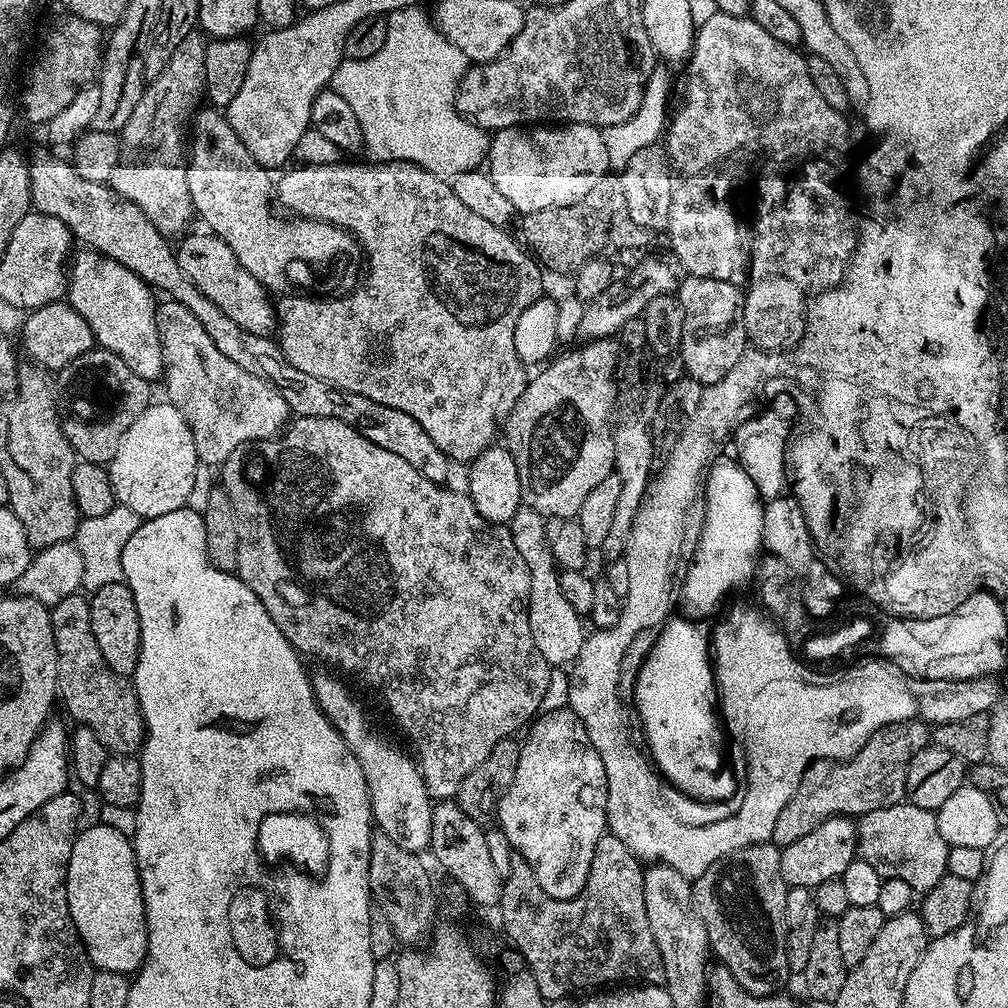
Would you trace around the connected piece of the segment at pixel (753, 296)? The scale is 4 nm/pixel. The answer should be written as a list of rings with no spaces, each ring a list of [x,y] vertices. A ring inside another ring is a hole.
[[[785,276],[757,277],[749,286],[744,295],[741,325],[750,342],[771,351],[799,343],[807,320],[808,302],[804,290]]]

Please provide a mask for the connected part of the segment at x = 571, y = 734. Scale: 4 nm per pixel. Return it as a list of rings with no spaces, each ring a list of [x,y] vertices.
[[[556,706],[550,711],[553,712],[545,711],[527,729],[528,737],[520,744],[518,766],[507,781],[508,789],[500,800],[500,809],[497,810],[496,816],[500,819],[498,827],[506,834],[513,853],[527,862],[541,890],[555,900],[569,900],[584,888],[586,878],[590,874],[594,850],[600,837],[605,835],[608,822],[608,787],[602,758],[598,758],[598,750],[594,750],[580,719],[567,706]]]

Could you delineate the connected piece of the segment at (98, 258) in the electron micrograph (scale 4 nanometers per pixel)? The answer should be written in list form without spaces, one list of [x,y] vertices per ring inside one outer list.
[[[95,250],[80,251],[84,252],[77,251],[70,264],[70,283],[66,288],[67,303],[92,327],[95,343],[99,347],[118,354],[118,358],[122,358],[122,362],[126,362],[126,366],[130,366],[130,370],[134,370],[134,374],[138,374],[144,380],[155,382],[159,376],[161,379],[165,375],[166,365],[158,323],[158,304],[157,301],[152,301],[153,289],[140,277],[135,276],[129,268],[111,260],[109,256],[102,256]]]

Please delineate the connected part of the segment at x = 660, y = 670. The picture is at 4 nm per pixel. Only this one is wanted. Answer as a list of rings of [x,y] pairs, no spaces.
[[[675,618],[669,619],[658,633],[660,637],[657,638],[652,653],[645,658],[634,686],[634,698],[638,706],[636,712],[649,755],[665,779],[678,786],[685,795],[693,799],[698,795],[727,795],[731,781],[728,781],[724,767],[724,730],[718,709],[717,682],[713,671],[713,657],[710,655],[709,637],[704,637],[690,621]]]

